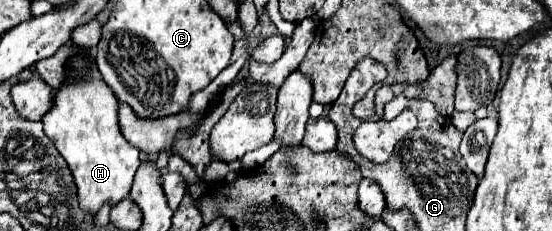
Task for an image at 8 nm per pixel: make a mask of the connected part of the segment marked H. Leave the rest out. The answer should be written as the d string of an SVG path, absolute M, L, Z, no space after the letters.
M82 56L70 60L70 76L60 88L60 92L54 94L54 108L42 118L42 124L46 136L54 142L56 150L68 162L68 168L74 176L74 184L78 188L78 202L84 212L96 214L106 202L110 206L116 206L130 194L134 174L140 166L140 152L122 138L118 126L118 100L112 90L102 82L100 72L94 64L88 64Z

